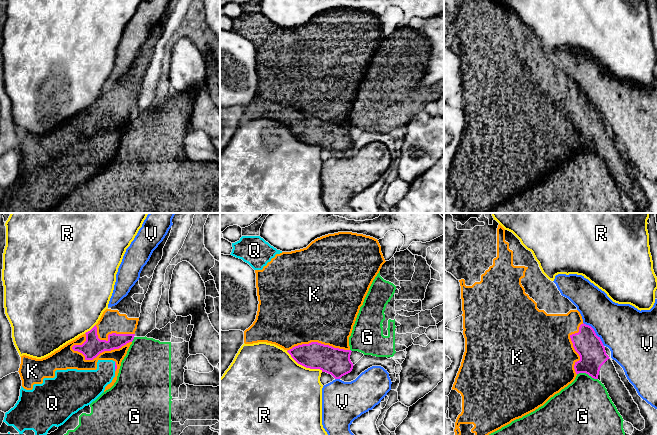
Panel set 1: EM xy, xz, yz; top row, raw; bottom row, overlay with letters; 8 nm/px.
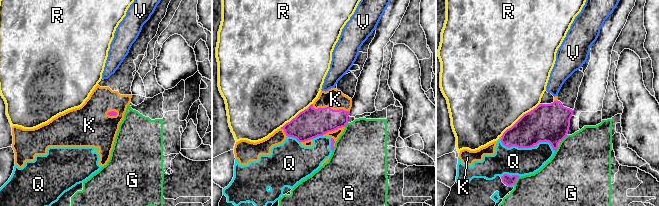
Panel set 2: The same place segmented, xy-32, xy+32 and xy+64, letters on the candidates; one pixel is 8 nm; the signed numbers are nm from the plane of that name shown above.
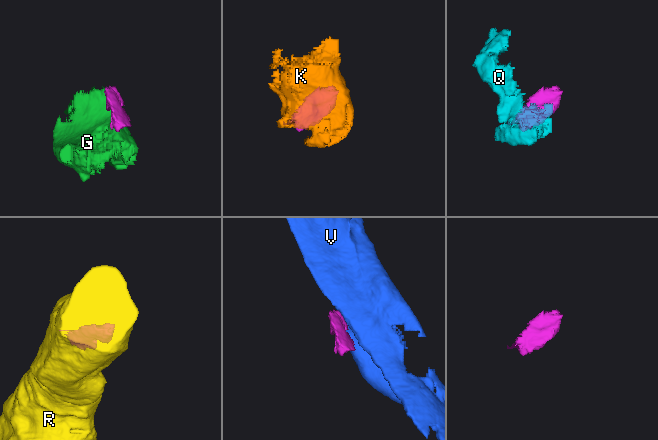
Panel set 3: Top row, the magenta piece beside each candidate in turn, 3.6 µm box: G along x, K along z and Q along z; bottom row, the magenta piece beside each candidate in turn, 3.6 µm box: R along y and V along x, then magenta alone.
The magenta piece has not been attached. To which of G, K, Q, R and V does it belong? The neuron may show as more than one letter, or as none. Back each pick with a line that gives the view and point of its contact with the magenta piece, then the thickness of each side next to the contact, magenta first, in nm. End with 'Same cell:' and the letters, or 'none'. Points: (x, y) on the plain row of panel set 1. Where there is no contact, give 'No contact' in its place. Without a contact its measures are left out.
K: Touches magenta at xy (100, 128). Thickness 160 nm (magenta) against 160 nm
Q: Touches magenta at xy (115, 142). Thickness 20 nm (magenta) against 240 nm
Same cell: K, Q

